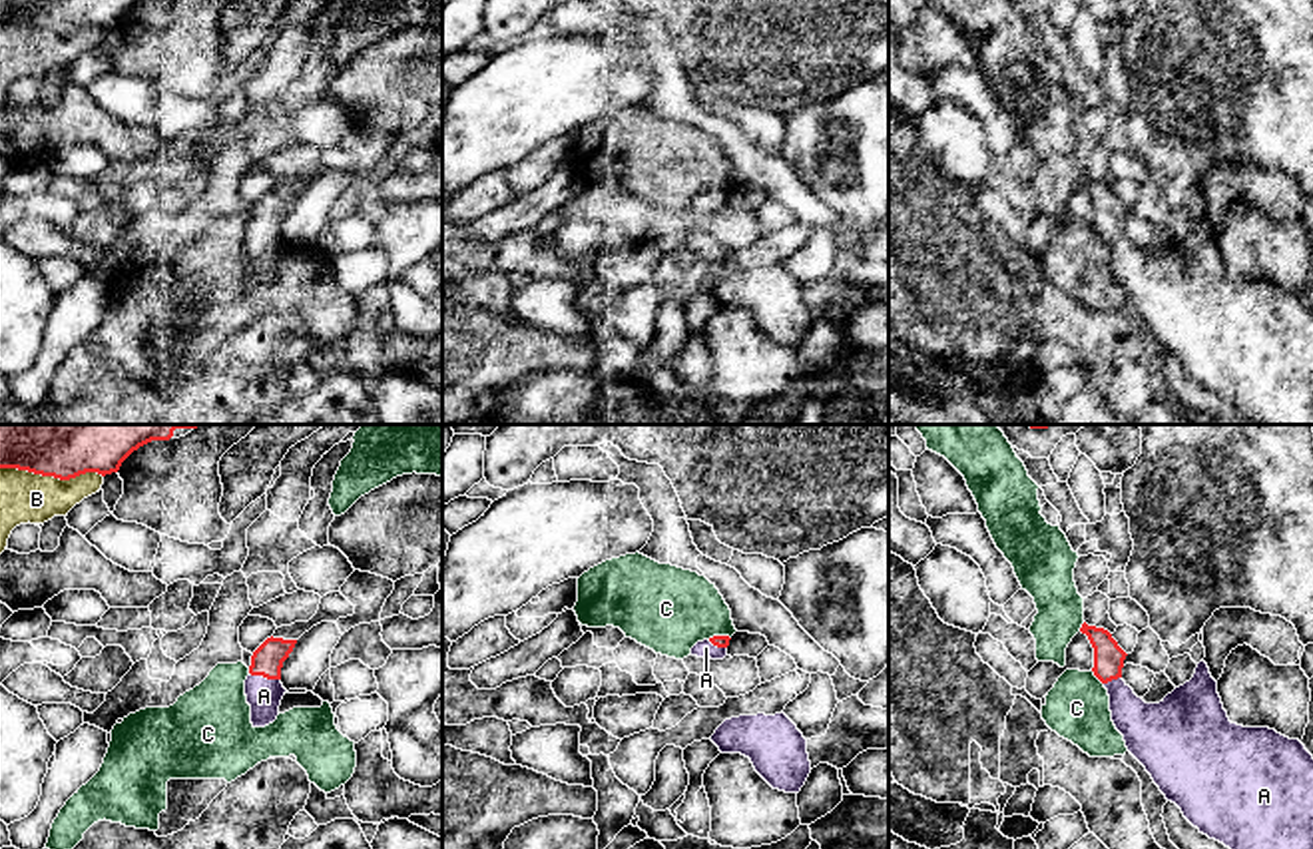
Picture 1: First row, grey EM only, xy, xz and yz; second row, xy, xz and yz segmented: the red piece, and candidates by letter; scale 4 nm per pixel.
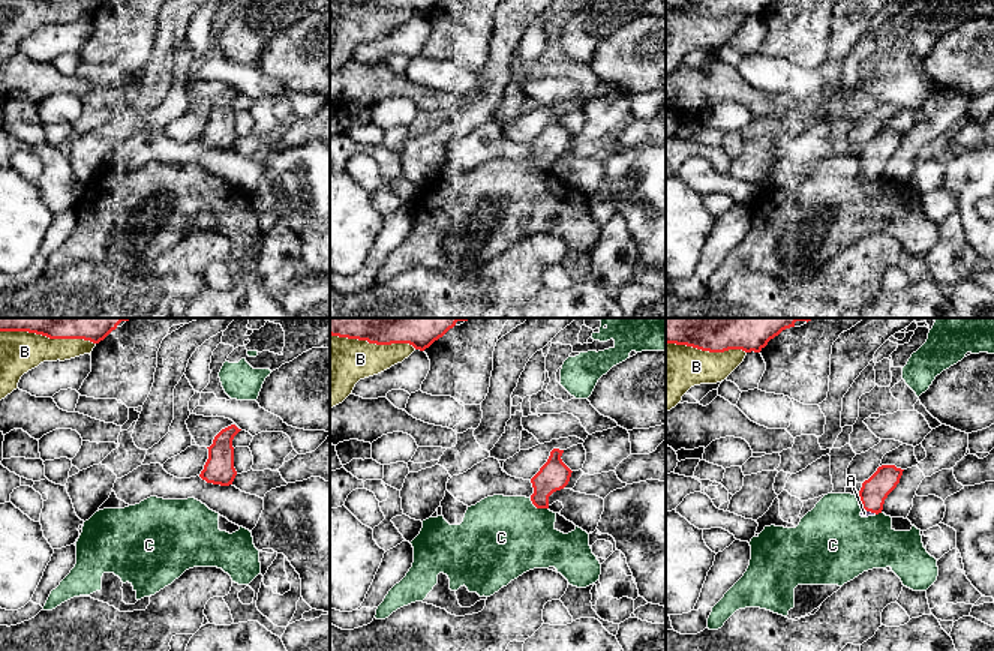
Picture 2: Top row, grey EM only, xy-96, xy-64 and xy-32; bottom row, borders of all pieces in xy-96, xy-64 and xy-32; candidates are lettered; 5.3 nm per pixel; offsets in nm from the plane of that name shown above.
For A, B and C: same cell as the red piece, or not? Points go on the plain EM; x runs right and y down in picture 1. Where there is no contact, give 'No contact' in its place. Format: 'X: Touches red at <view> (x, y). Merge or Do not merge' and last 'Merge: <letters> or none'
A: Touches red at xy (265, 230). Merge
B: Touches red at xy (52, 28). Do not merge
C: Touches red at yz (1096, 230). Do not merge
Merge: A

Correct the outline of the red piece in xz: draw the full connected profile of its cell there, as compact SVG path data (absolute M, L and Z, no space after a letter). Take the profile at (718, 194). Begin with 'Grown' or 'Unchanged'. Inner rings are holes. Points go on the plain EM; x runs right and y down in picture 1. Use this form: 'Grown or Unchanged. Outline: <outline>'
Grown. Outline: M713 189L709 193L697 195L691 201L691 209L723 213L727 209L729 189Z

